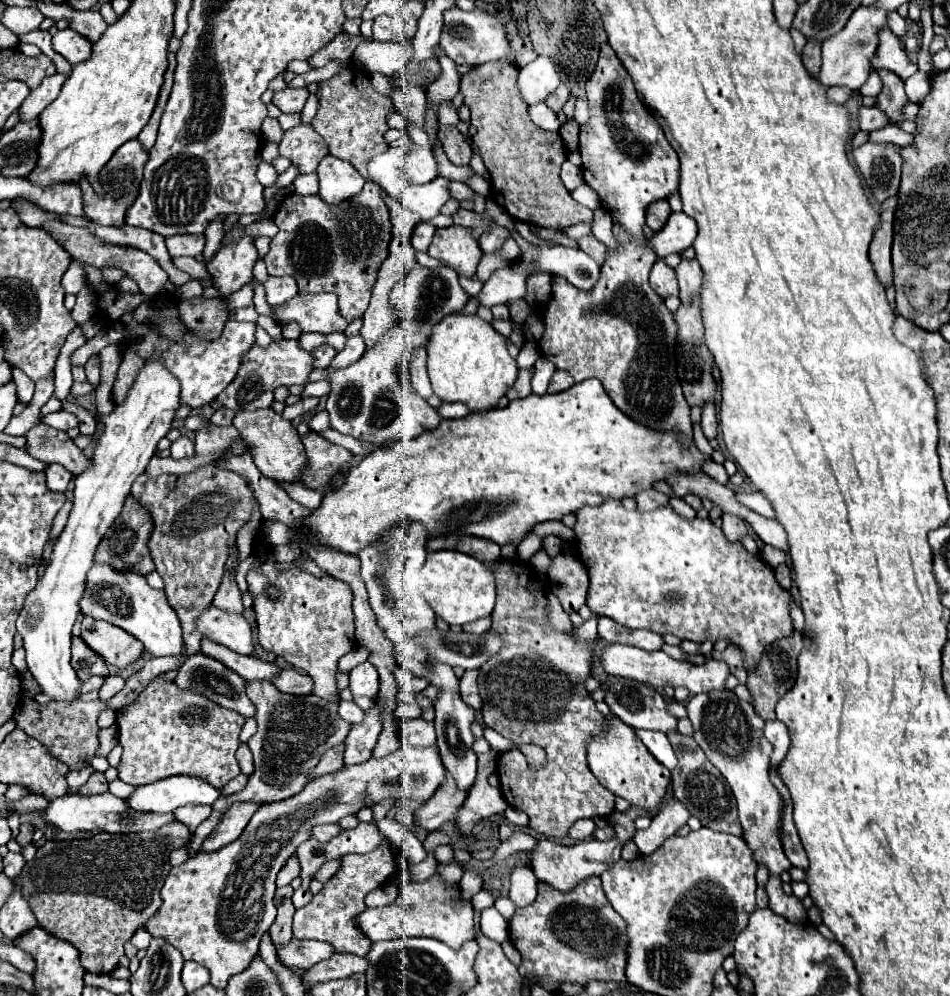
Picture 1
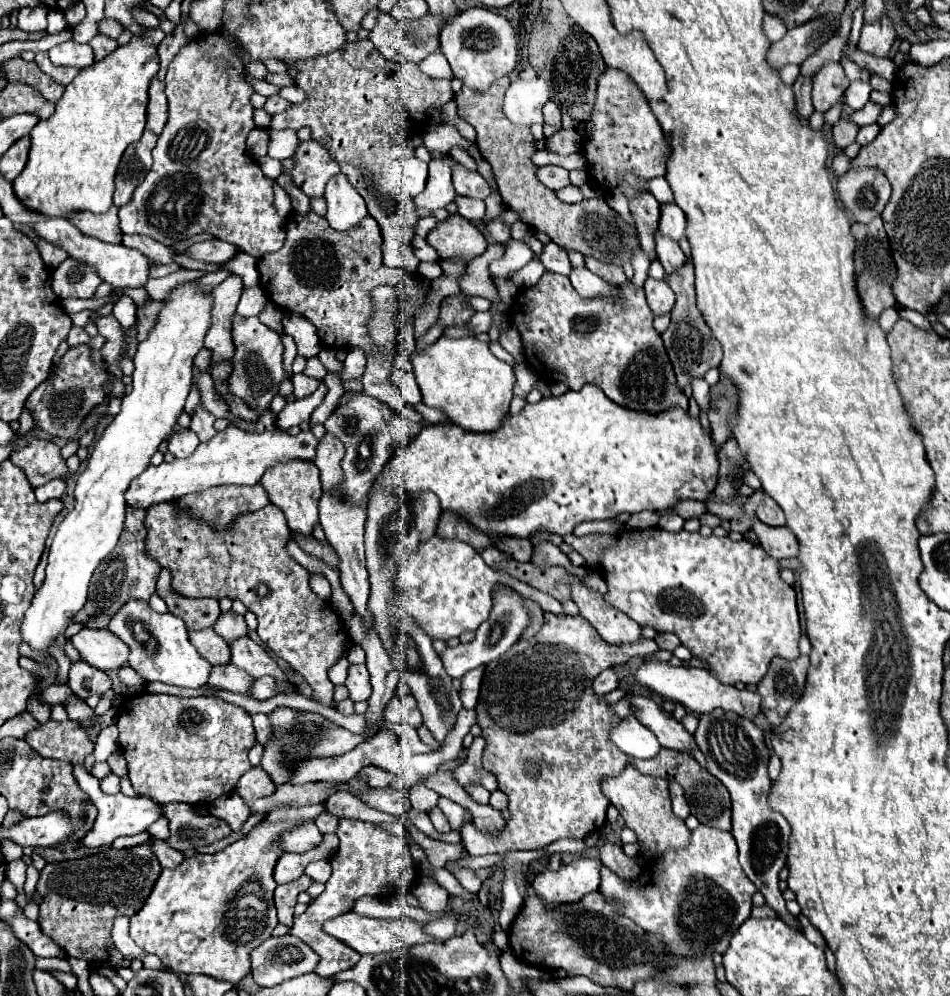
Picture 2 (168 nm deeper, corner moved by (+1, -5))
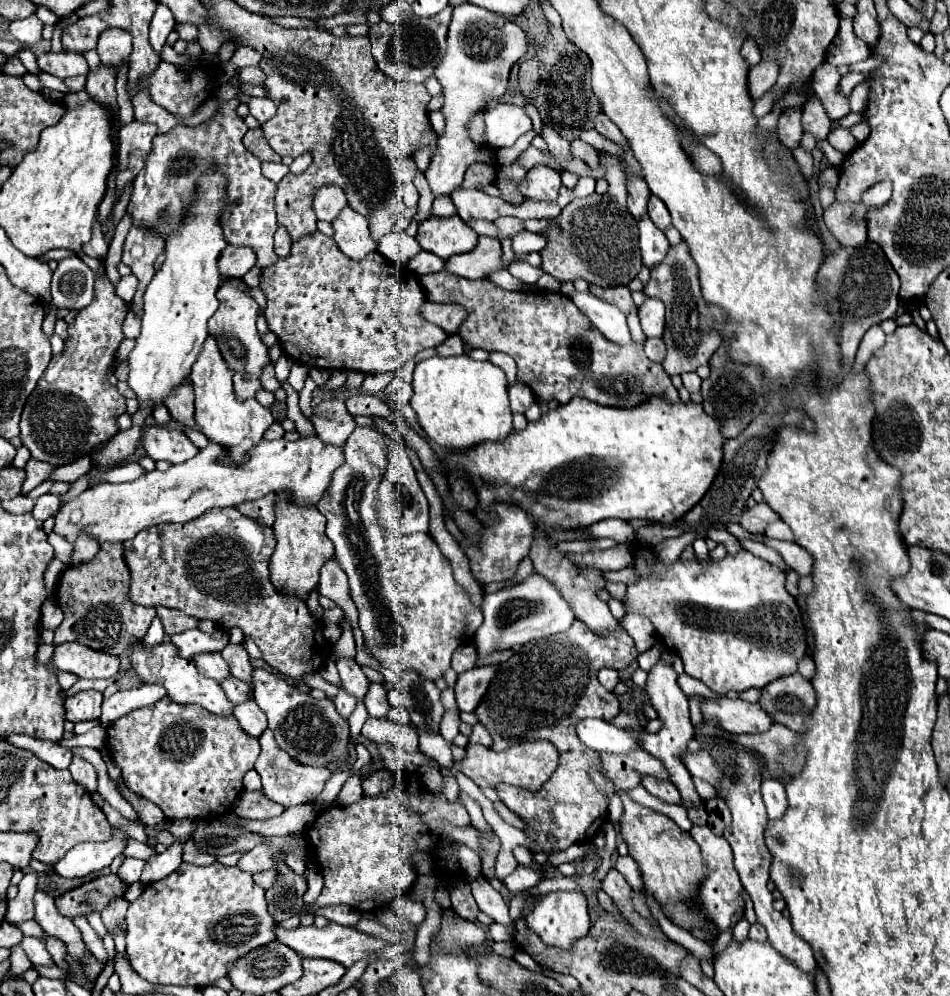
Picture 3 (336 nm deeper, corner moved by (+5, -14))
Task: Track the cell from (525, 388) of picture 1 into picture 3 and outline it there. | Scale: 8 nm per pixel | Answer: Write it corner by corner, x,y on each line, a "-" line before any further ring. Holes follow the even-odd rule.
522,381
512,383
508,387
508,395
510,395
510,409
512,409
512,413
524,413
534,403
532,389
526,383
522,383

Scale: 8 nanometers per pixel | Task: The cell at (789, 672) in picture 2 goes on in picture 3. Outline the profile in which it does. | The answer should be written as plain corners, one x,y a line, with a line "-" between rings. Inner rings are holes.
800,673
768,683
760,697
760,707
772,717
774,723
798,733
804,731
804,717
810,715
814,705
814,687

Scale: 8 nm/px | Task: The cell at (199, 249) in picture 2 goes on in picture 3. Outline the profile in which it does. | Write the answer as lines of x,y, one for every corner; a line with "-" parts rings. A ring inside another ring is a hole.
228,245
218,257
218,271
224,277
244,277
256,263
252,249

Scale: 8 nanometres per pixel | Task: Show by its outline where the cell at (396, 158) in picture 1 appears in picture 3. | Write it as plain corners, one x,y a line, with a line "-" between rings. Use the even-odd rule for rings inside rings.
402,183
400,185
400,195
402,195
406,207
414,207
418,203
418,199
420,199
420,193
414,187
414,183

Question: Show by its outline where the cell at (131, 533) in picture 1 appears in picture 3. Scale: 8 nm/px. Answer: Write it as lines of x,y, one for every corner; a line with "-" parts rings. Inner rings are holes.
102,543
100,555
92,563
80,567
68,567
56,589
56,603
64,611
62,625
54,631
54,643
62,645
78,641
96,651
122,655
132,639
142,639
148,631
148,623
156,615
152,607
140,607
128,597
130,569
124,561
124,543

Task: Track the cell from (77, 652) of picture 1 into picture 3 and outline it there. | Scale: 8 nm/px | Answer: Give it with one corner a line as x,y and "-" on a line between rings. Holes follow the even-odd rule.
82,691
66,699
66,719
68,721
90,721
100,715
100,705
102,705
102,693
98,691

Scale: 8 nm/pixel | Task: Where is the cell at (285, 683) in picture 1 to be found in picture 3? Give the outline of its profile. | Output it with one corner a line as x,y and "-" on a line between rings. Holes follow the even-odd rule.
230,677
228,681
224,681
222,689
226,691
226,697
232,703
244,703
244,701
252,699
252,687
246,681
240,681
236,677

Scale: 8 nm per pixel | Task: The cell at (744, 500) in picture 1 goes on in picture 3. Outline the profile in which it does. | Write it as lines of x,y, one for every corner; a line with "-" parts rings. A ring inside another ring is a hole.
772,521
768,523
766,527
766,537
772,537
772,539
786,539
786,541
792,541
792,531
790,527
784,523
784,521

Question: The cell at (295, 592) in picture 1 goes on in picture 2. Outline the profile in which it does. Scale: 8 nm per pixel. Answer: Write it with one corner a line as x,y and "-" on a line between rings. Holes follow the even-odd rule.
156,504
156,506
152,506
152,508
146,512
144,526
146,526
146,530
148,530
148,534
146,534
146,554
148,554
150,558
154,558
154,560
160,564
160,568
166,568
166,570
172,574
172,588
174,588
176,594
186,596
186,598
206,598
206,596
210,596
210,598
216,598
216,600
222,600
222,598
240,600
252,614
256,614
256,618
258,618
258,636
260,636
262,644
264,644
268,650
272,650
278,658
286,660
296,672
300,672
300,674
306,678
306,682
308,682
308,684
312,686
312,690
314,690
314,698
316,698
320,704
324,704
324,706
332,706
332,704
334,704
334,698
332,698
332,694
334,694
334,684
328,680
328,668
330,668
330,666
338,660
338,656
342,654
344,644
346,644
346,640
348,640
348,634
346,634
346,630
344,630
344,624
342,624
340,618
336,616
336,612
334,612
324,600
320,600
320,598
312,592
312,588
310,588
310,584
308,584
308,570
302,568
302,566
286,552
286,546
288,546
288,542
290,542
290,530
288,530
288,526
286,526
286,518
284,518
284,512
282,512
280,508
276,508
274,504
268,504
268,506
264,506
262,510
248,512
248,514
242,514
242,516
238,516
238,518
234,518
234,524
232,524
232,526
228,526
228,528
224,528
224,530
216,530
216,528
204,524
204,522
198,522
188,508
182,508
182,506
178,506
178,504

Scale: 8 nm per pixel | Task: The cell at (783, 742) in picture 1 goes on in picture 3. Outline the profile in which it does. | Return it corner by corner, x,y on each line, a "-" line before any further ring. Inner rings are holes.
764,779
762,781
762,797
764,797
764,805
768,809
770,819
784,815
788,803
786,803
784,785
778,779

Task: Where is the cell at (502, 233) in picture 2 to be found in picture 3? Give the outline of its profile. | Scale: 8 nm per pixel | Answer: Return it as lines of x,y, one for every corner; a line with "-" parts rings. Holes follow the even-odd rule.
504,217
504,219
496,219
494,221
494,225
496,225
496,229
498,229
498,239
502,241
502,239
506,239
506,237
512,237
512,235
516,235
518,231
522,231
524,227
522,227
522,221
520,219
516,219
516,217

